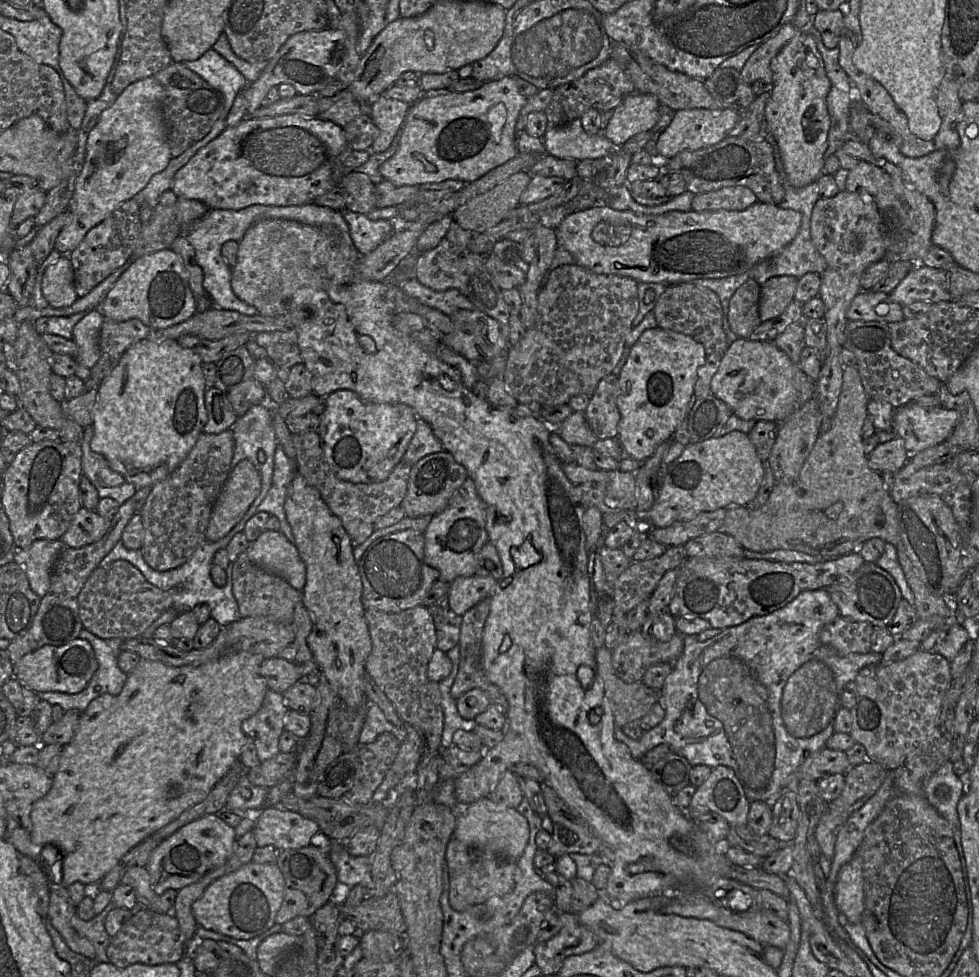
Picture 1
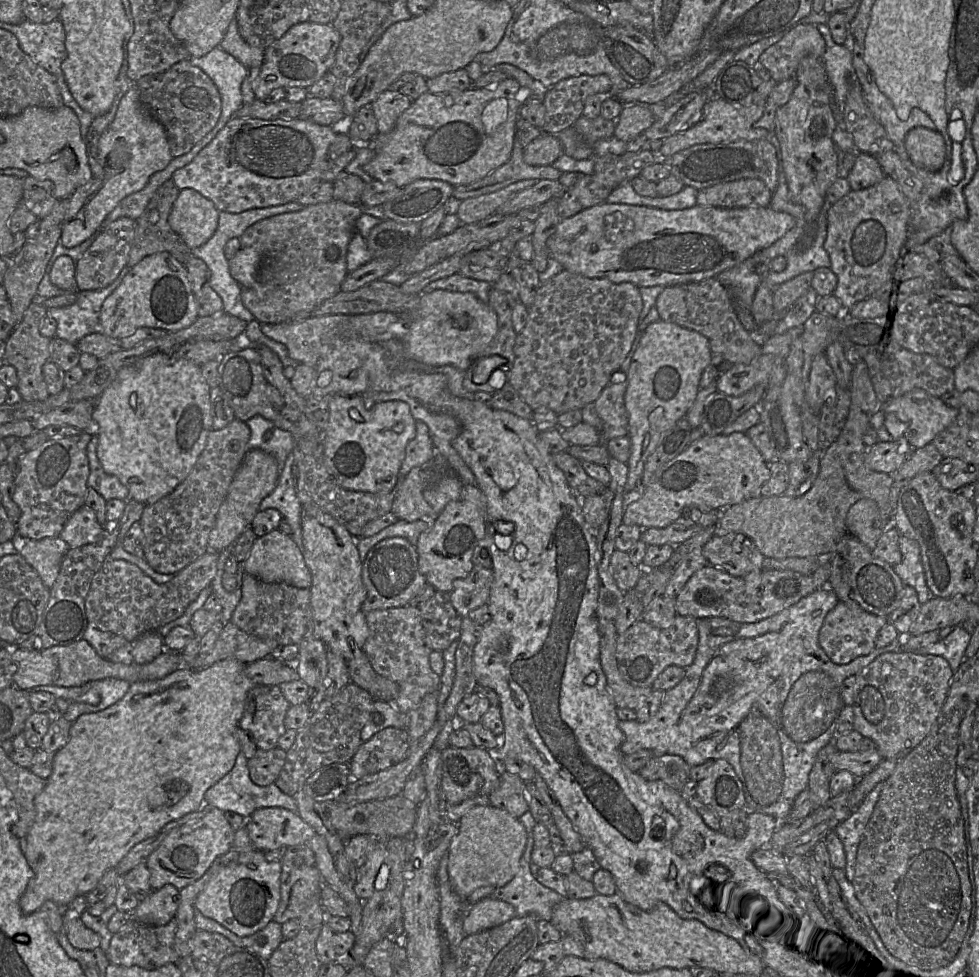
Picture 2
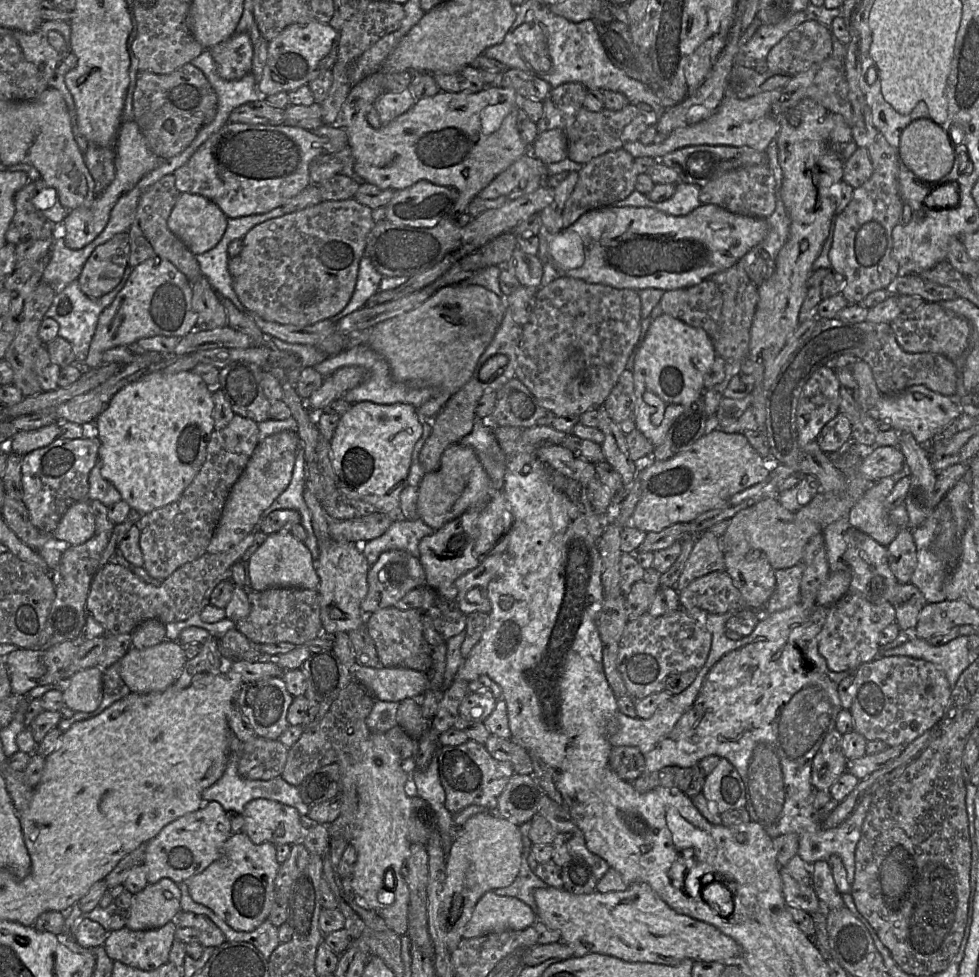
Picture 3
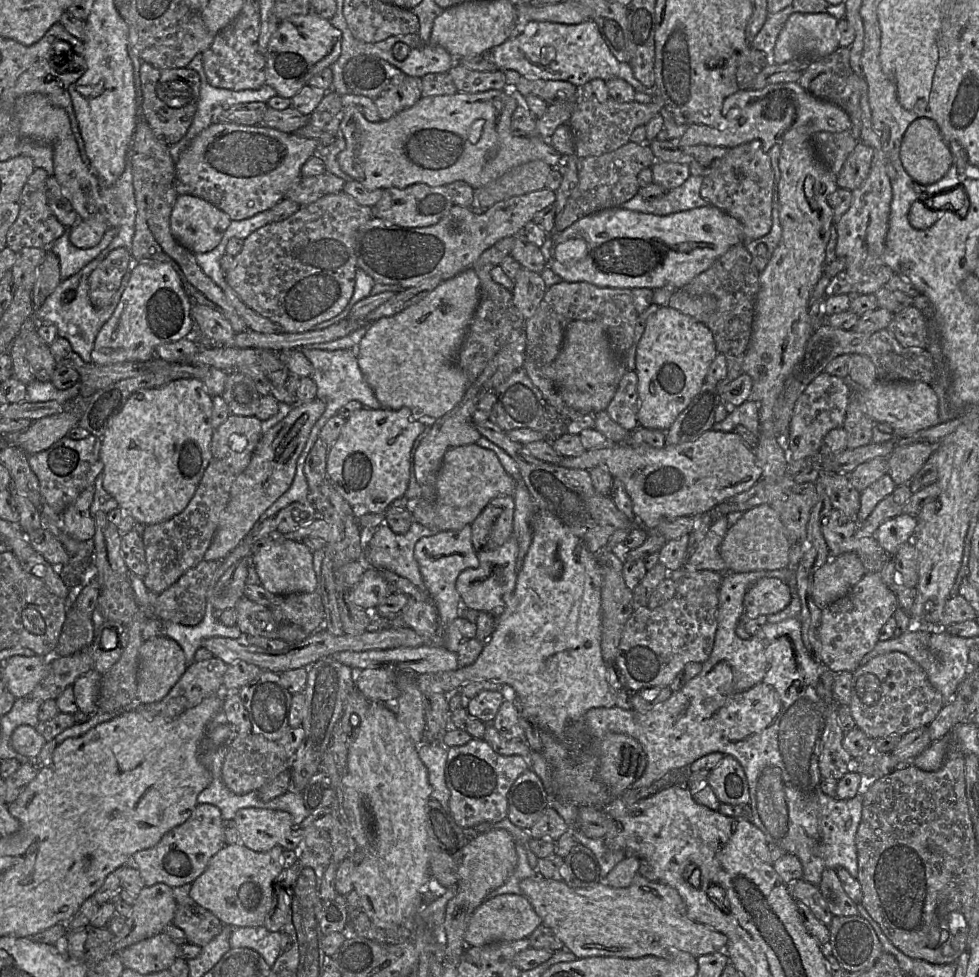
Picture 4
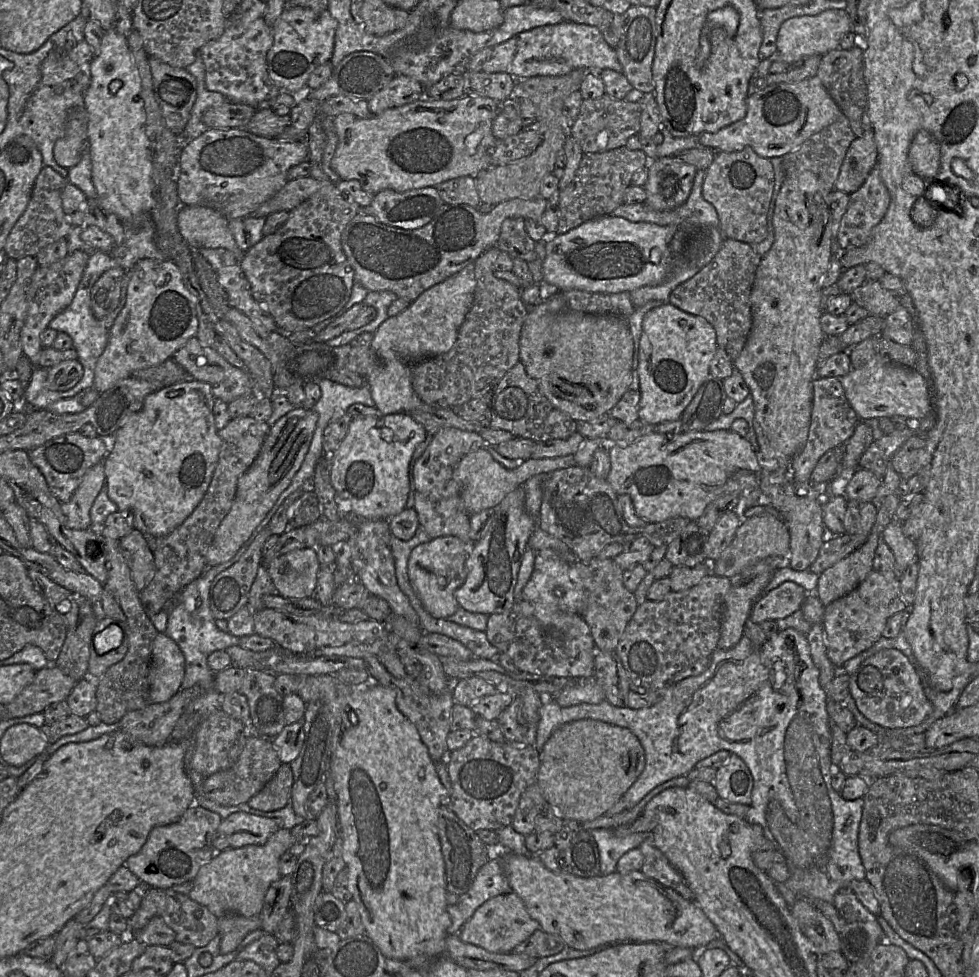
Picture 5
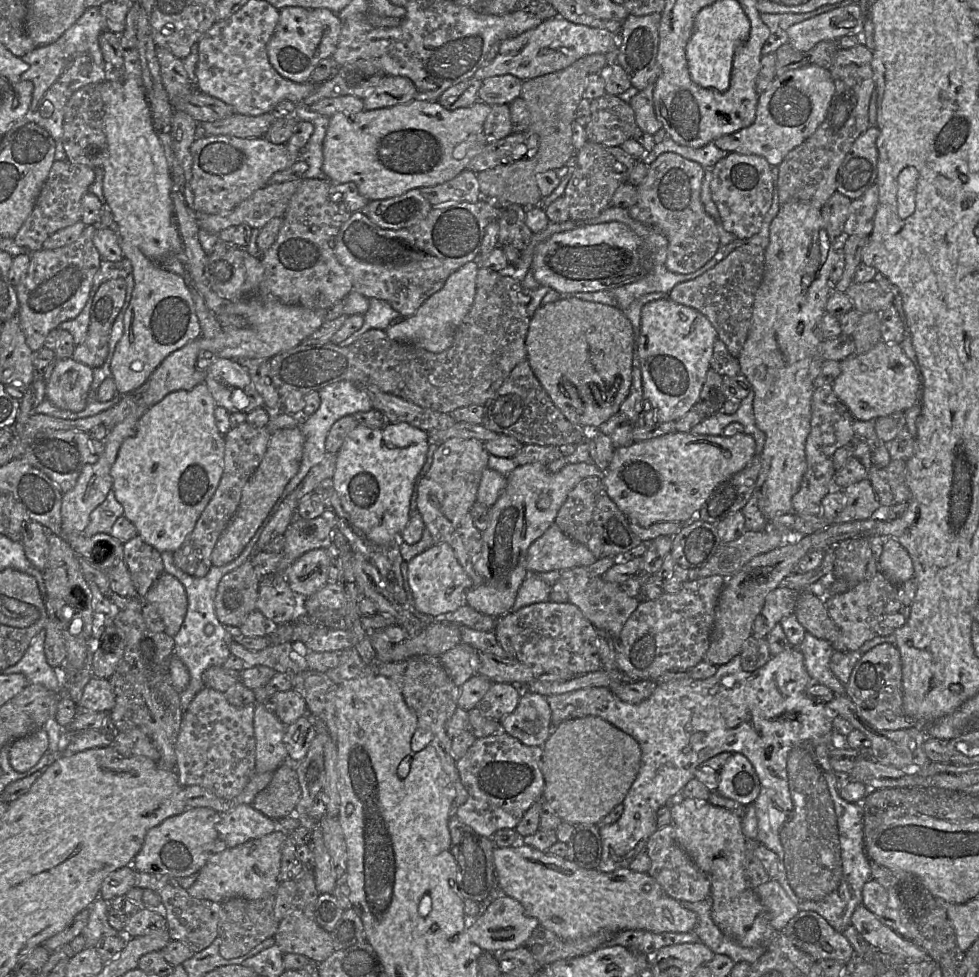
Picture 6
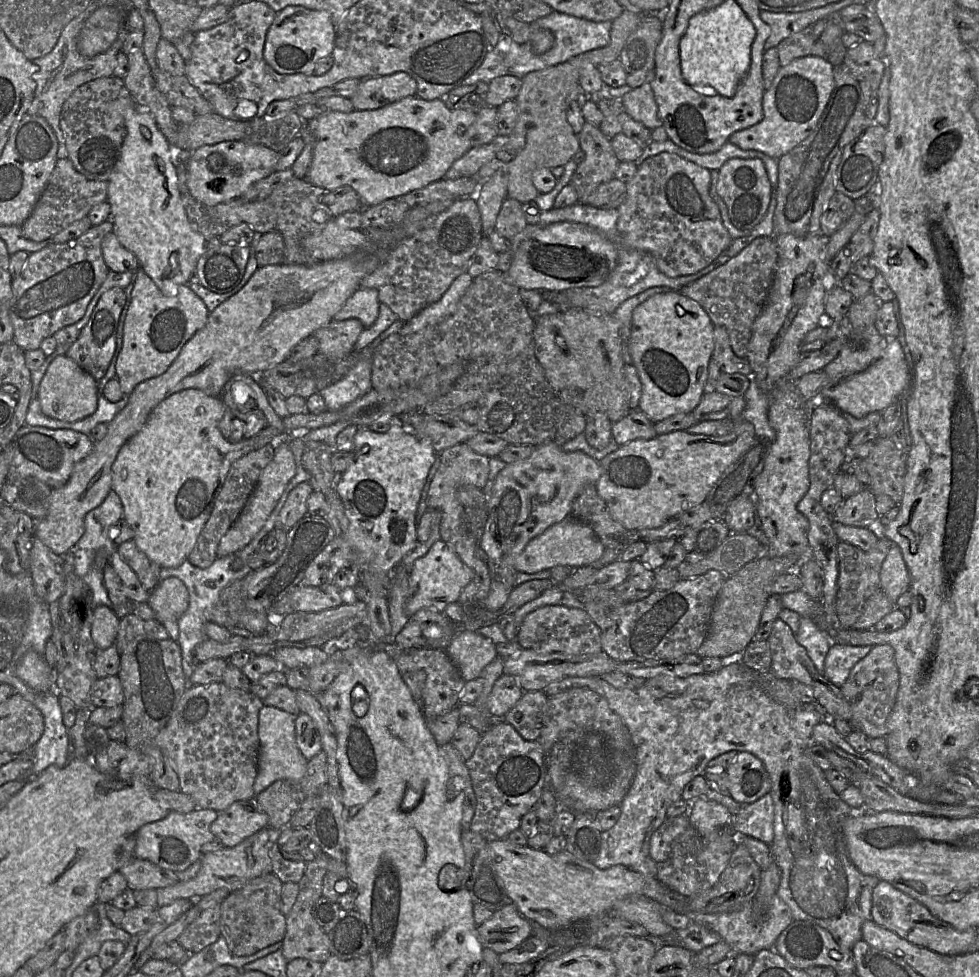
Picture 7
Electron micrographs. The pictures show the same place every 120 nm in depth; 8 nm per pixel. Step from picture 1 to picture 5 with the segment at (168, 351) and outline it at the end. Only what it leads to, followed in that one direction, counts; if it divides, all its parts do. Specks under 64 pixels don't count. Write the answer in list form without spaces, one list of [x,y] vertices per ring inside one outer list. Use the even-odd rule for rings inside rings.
[[[189,377],[182,382],[163,387],[147,395],[141,410],[131,414],[125,424],[114,433],[114,446],[104,458],[108,497],[118,506],[119,512],[132,515],[134,529],[139,530],[143,534],[151,534],[155,537],[167,536],[192,514],[203,499],[217,467],[221,448],[221,439],[218,435],[219,430],[215,425],[214,405],[215,397],[213,396],[211,385],[207,382],[198,381]]]

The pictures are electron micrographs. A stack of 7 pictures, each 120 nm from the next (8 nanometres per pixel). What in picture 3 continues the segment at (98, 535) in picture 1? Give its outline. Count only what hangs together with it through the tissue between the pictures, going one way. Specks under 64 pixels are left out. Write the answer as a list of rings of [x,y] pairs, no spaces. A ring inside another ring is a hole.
[[[88,499],[70,506],[53,532],[53,538],[57,542],[65,542],[72,546],[81,545],[94,535],[95,518]]]

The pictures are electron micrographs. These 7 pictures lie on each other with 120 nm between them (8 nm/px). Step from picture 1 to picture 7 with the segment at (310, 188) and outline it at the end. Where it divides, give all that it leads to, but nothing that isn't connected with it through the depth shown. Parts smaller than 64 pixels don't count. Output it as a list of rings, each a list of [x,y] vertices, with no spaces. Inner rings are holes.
[[[242,140],[201,146],[188,160],[187,187],[190,195],[197,202],[210,206],[240,198],[252,184],[275,172],[279,156],[280,153],[270,148]]]

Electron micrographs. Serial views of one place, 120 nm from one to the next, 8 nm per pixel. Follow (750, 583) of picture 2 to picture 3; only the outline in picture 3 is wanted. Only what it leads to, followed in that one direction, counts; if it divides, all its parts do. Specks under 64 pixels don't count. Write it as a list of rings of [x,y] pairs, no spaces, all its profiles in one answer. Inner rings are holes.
[[[713,571],[691,581],[679,591],[679,604],[683,608],[700,608],[711,614],[737,613],[747,605],[725,571]]]

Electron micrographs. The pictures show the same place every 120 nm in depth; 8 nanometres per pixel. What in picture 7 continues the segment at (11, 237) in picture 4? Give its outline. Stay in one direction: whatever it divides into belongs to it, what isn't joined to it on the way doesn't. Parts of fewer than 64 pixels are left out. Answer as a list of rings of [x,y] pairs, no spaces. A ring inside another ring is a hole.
[[[69,158],[58,159],[45,190],[21,226],[23,236],[34,242],[48,240],[73,222],[86,217],[94,205],[107,202],[107,195],[107,181],[87,179],[75,169]]]

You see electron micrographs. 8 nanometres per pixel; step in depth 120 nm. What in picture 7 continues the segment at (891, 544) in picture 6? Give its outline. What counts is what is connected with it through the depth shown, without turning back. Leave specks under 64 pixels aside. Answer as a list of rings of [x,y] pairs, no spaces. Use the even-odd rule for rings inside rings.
[[[893,544],[882,564],[881,589],[894,603],[910,587],[911,577],[901,548]]]

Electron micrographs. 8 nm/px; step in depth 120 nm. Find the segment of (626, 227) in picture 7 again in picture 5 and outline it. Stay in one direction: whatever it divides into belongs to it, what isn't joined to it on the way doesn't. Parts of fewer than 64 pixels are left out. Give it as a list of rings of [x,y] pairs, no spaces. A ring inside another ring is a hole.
[[[673,156],[650,160],[648,179],[643,186],[647,194],[644,204],[657,211],[681,206],[690,195],[698,169]]]

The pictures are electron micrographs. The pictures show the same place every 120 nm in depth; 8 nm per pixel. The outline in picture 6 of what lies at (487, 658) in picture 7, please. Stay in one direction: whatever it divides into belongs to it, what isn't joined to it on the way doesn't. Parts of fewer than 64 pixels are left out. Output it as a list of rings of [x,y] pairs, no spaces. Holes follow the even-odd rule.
[[[459,643],[441,654],[439,659],[449,677],[458,687],[477,674],[478,651],[470,645]]]

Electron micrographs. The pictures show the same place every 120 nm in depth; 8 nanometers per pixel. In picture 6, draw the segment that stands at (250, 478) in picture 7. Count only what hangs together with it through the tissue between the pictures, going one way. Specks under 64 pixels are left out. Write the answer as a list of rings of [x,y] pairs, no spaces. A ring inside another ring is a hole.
[[[247,422],[231,428],[224,435],[224,469],[219,485],[197,520],[193,531],[187,536],[183,544],[172,552],[175,565],[183,572],[196,578],[204,577],[209,572],[212,567],[212,551],[219,536],[236,513],[242,490],[261,463],[270,437],[271,433],[266,427],[254,427]]]

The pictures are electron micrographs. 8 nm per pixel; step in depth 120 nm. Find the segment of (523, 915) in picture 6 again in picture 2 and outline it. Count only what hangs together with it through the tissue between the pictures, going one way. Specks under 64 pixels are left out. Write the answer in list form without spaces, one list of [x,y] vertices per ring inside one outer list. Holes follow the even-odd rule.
[[[484,898],[472,905],[463,922],[466,936],[499,926],[516,917],[515,908],[502,900]]]

